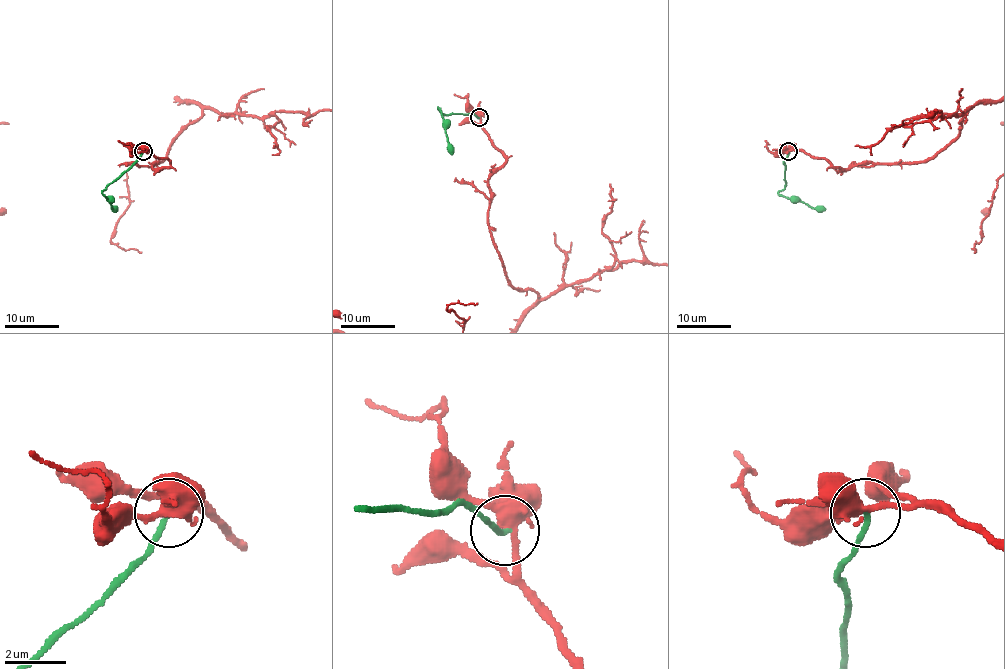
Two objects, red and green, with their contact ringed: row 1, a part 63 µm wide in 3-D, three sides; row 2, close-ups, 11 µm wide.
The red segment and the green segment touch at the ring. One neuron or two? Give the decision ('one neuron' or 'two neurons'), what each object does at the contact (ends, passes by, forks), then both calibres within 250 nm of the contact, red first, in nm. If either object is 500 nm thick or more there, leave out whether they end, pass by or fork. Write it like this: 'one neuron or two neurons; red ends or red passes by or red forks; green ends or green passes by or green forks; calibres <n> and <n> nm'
two neurons; red forks; green ends; calibres 380 and 160 nm

